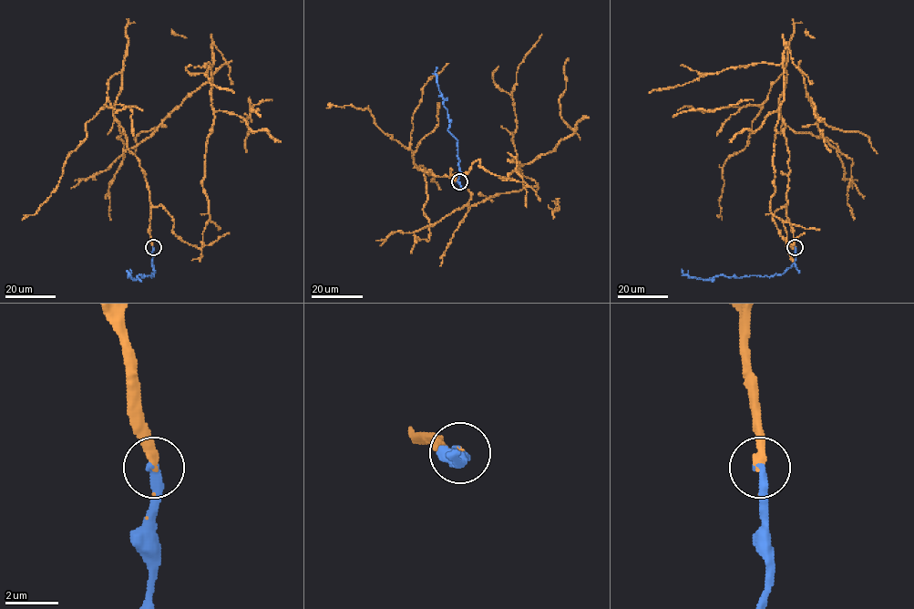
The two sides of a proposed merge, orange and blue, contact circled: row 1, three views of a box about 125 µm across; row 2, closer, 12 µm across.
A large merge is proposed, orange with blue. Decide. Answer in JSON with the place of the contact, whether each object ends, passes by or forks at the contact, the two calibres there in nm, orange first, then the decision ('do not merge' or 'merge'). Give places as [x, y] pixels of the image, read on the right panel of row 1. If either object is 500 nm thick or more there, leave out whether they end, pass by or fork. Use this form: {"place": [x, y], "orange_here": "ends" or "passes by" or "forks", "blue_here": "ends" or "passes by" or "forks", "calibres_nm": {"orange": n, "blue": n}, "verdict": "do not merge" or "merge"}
{"place": [795, 247], "orange_here": "ends", "blue_here": "ends", "calibres_nm": {"orange": 360, "blue": 360}, "verdict": "merge"}

